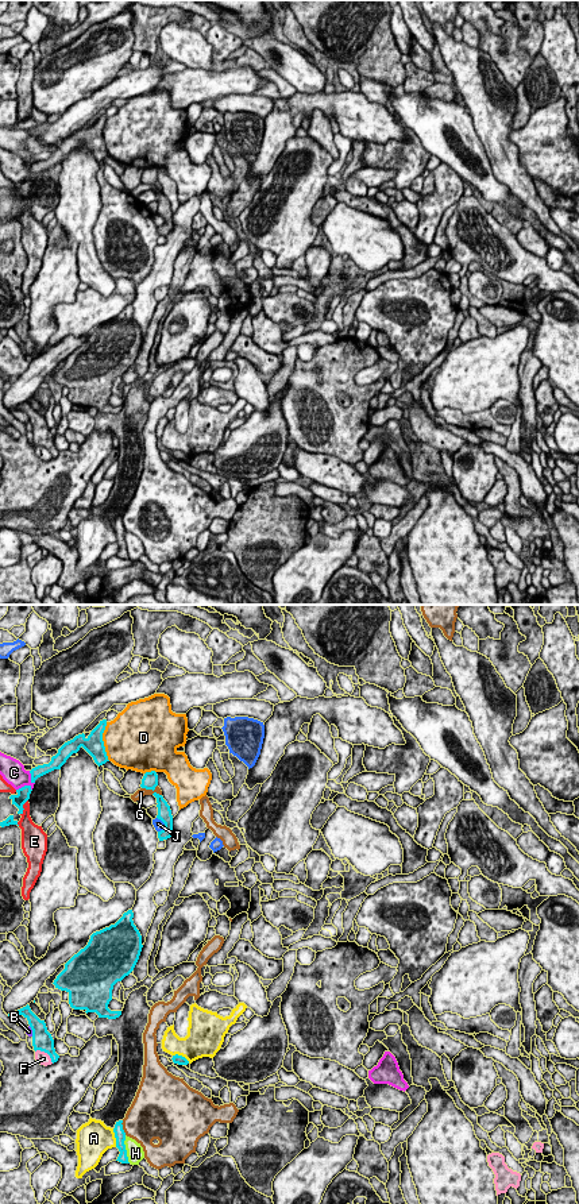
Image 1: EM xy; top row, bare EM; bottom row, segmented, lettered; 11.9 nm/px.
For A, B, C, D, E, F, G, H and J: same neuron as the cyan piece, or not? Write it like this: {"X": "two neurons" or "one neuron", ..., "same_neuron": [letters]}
{"A": "two neurons", "B": "two neurons", "C": "two neurons", "D": "two neurons", "E": "two neurons", "F": "two neurons", "G": "two neurons", "H": "two neurons", "J": "two neurons", "same_neuron": []}

